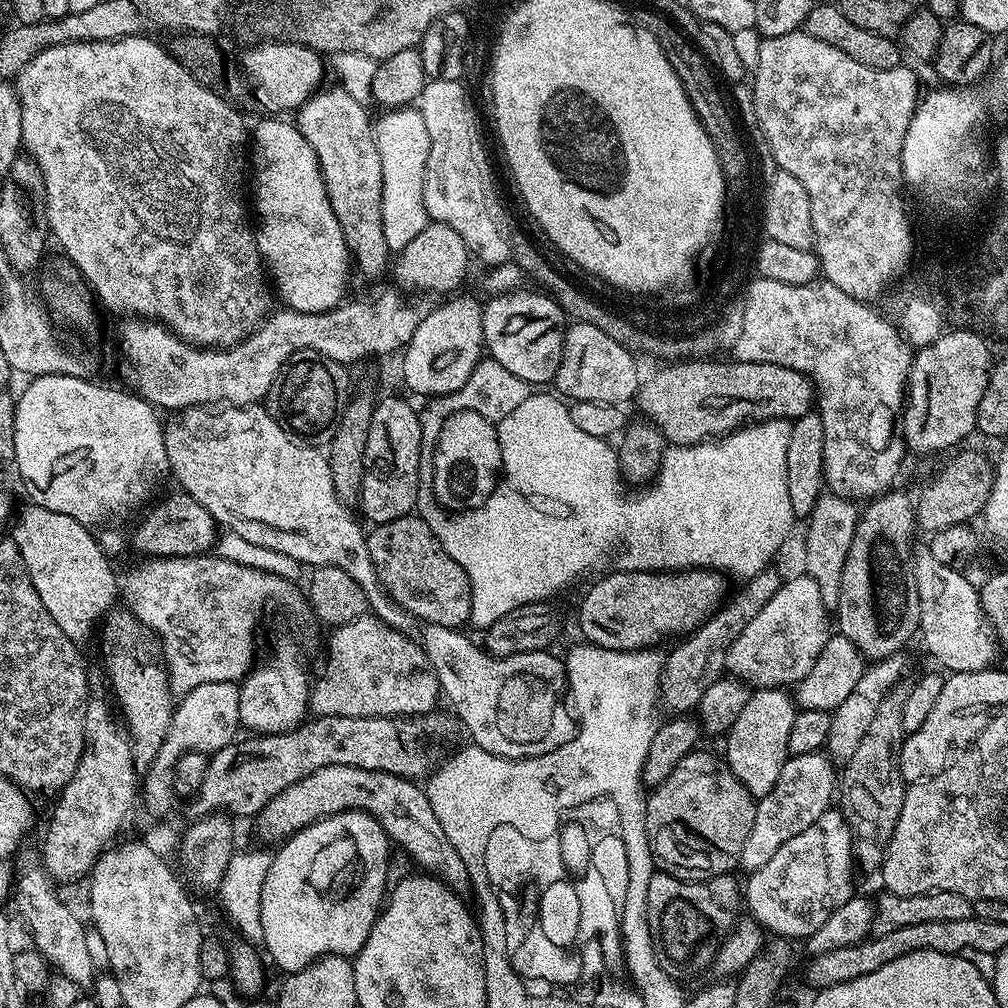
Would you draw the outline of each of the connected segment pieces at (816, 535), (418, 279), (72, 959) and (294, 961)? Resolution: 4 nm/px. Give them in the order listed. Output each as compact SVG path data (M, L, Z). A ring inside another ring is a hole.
M830 491L820 493L814 510L806 518L808 529L804 532L803 571L818 582L818 594L822 594L824 607L835 610L842 586L842 566L846 566L846 554L850 552L850 542L854 542L854 530L858 519L858 508L853 501Z
M430 222L424 227L422 234L417 234L395 257L394 272L396 268L396 279L394 280L401 289L407 290L406 288L409 288L410 291L416 292L412 294L424 294L420 292L448 292L444 294L452 294L459 289L456 287L463 282L464 275L468 272L468 260L470 261L468 247L466 242L462 242L462 238L458 238L458 233L450 230L450 226L445 224Z
M32 858L21 862L16 872L12 902L15 902L19 914L30 926L35 949L43 954L44 959L68 980L78 986L88 986L97 975L98 969L93 966L93 958L87 949L87 927L60 898L57 885L47 869Z
M339 812L296 832L277 848L280 849L275 849L266 882L262 882L263 951L272 955L273 962L284 974L302 970L322 956L355 957L366 938L370 938L370 930L382 911L389 887L390 841L380 823L365 812Z

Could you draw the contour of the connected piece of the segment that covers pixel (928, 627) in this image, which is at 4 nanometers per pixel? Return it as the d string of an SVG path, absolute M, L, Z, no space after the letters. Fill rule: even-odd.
M927 543L912 549L912 569L920 603L919 635L924 635L924 648L949 673L973 672L991 668L997 663L998 641L980 606L977 585L963 576L959 567L938 562Z

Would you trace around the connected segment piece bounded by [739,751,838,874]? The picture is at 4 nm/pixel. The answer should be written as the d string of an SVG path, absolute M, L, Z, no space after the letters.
M823 751L789 755L770 794L759 797L754 814L754 830L750 830L750 838L746 838L746 846L742 846L740 855L739 867L745 868L745 873L750 874L766 866L766 862L770 862L774 853L782 850L782 846L786 846L794 834L802 834L802 830L814 826L814 822L818 822L818 818L833 807L838 772L832 767L833 761Z

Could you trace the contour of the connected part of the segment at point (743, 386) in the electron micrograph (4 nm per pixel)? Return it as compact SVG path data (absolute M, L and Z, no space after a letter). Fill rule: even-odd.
M701 358L701 359L682 359L679 362L669 363L661 372L656 372L652 377L645 379L641 383L640 391L636 393L635 403L640 403L640 408L645 417L652 421L652 425L664 435L665 441L669 445L673 444L702 444L713 438L727 436L728 433L743 428L745 424L754 424L762 420L786 420L793 421L799 416L805 416L806 413L813 411L814 405L817 403L816 385L812 379L806 374L802 374L798 370L790 370L786 366L778 366L777 364L767 364L766 362L742 362L741 360L733 360L725 358Z

